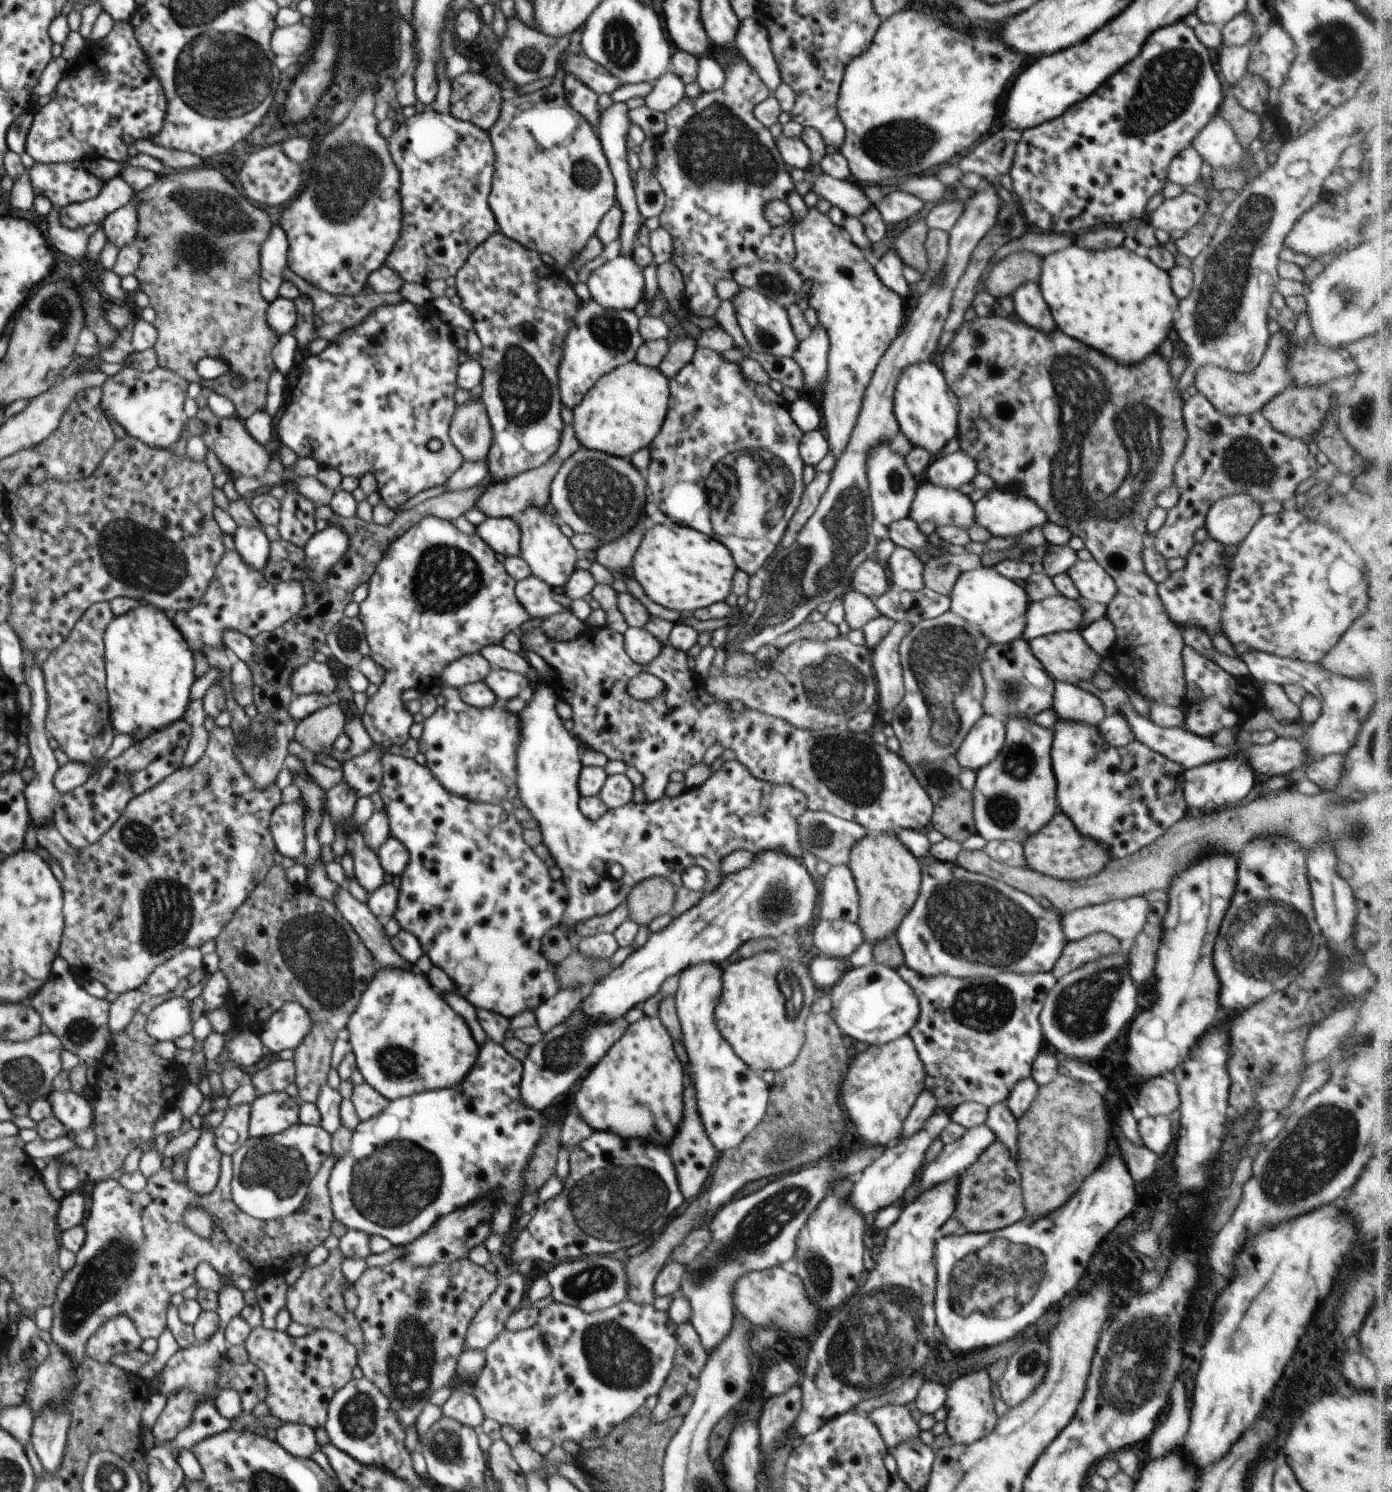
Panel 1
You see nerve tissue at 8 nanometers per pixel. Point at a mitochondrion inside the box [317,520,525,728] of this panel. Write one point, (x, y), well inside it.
(446, 578)

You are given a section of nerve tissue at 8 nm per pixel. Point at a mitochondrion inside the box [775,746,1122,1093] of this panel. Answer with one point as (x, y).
(973, 920)

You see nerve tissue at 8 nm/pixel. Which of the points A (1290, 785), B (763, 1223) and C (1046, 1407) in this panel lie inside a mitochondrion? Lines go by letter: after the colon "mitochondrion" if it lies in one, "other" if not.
A: other
B: mitochondrion
C: other

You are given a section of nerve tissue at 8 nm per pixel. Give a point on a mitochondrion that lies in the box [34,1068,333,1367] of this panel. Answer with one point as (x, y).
(101, 1278)

